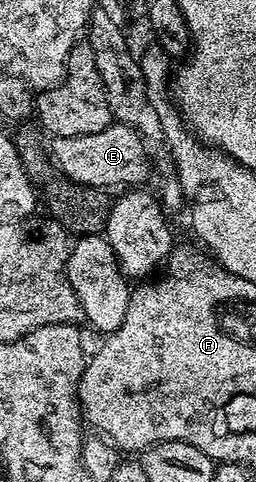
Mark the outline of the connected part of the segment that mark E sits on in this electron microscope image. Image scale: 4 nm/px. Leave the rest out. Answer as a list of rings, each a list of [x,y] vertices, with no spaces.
[[[113,121],[112,125],[102,128],[102,132],[90,132],[86,136],[53,137],[47,148],[54,165],[67,178],[83,186],[136,188],[148,178],[146,143],[133,126],[121,122]]]

